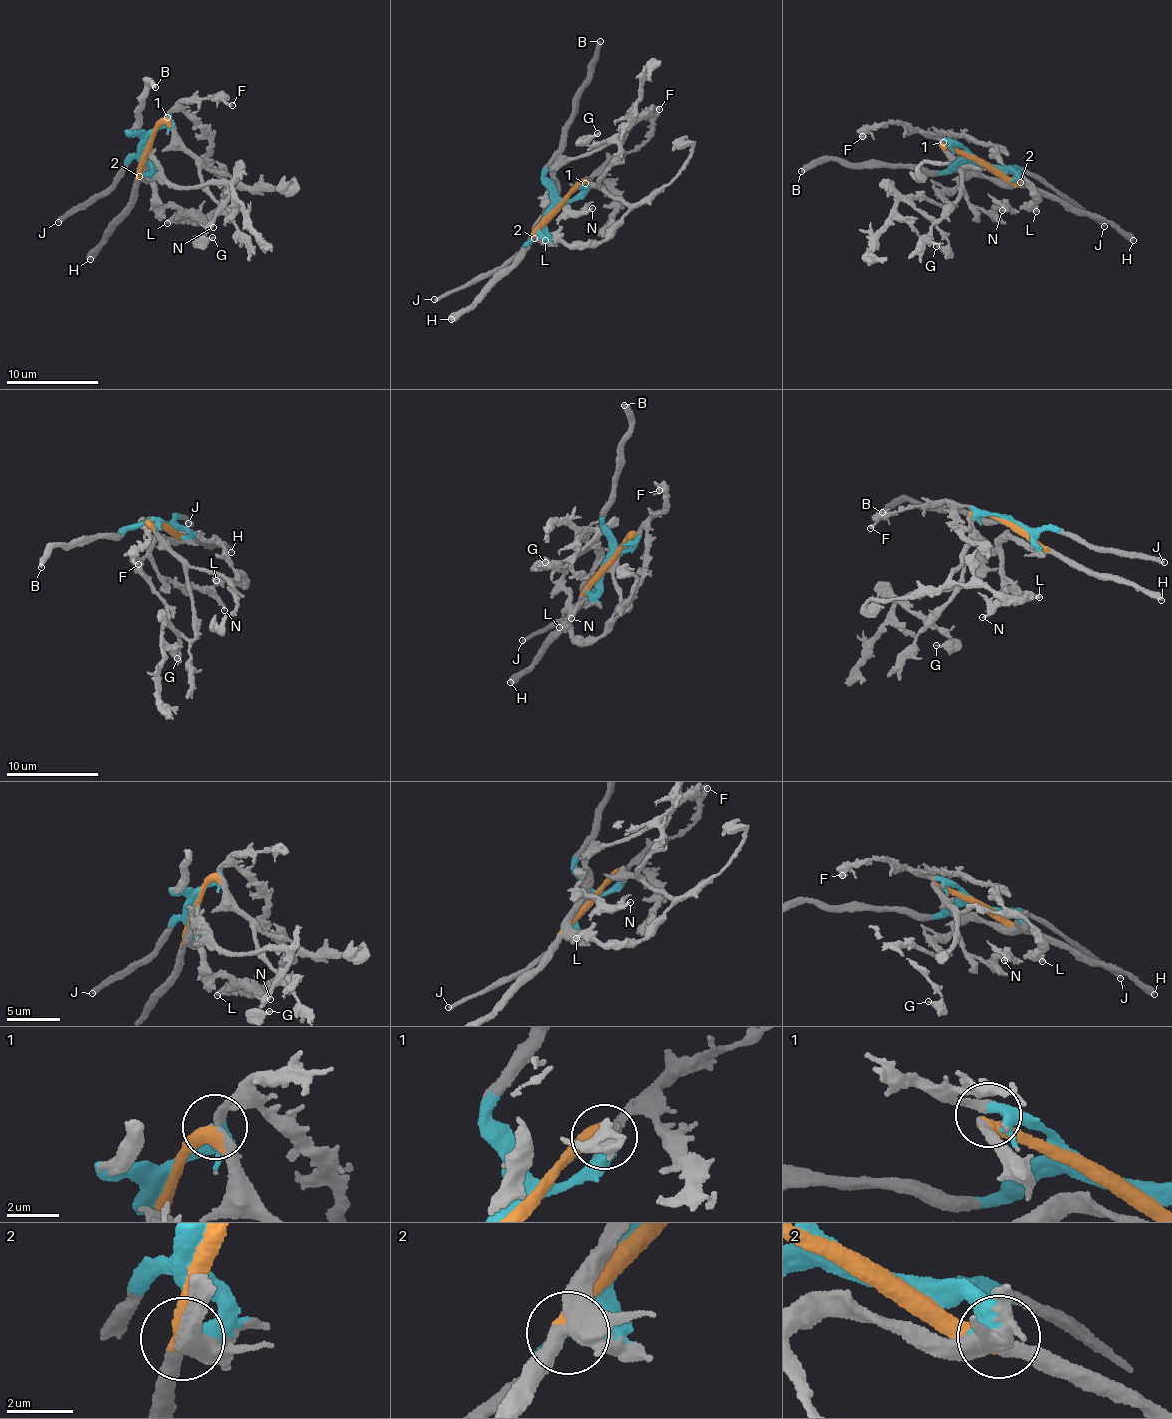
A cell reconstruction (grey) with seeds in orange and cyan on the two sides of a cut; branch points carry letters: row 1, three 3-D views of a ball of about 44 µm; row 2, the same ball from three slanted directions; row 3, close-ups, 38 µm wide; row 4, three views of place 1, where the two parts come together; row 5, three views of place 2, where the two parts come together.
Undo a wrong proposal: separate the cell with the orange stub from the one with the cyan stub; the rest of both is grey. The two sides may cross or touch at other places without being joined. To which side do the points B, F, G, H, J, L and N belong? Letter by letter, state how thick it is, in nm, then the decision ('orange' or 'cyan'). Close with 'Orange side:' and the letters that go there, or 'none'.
B: calibre 360 nm; cyan
F: calibre 190 nm; cyan
G: calibre 240 nm; orange
H: calibre 550 nm; orange
J: calibre 320 nm; cyan
L: calibre 380 nm; orange
N: calibre 160 nm; cyan
Orange side: G, H, L

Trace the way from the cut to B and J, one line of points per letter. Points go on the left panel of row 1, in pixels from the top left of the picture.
B: (145, 145), (128, 130), (144, 80), (156, 87)
J: (145, 145), (102, 193), (70, 208), (57, 222)

